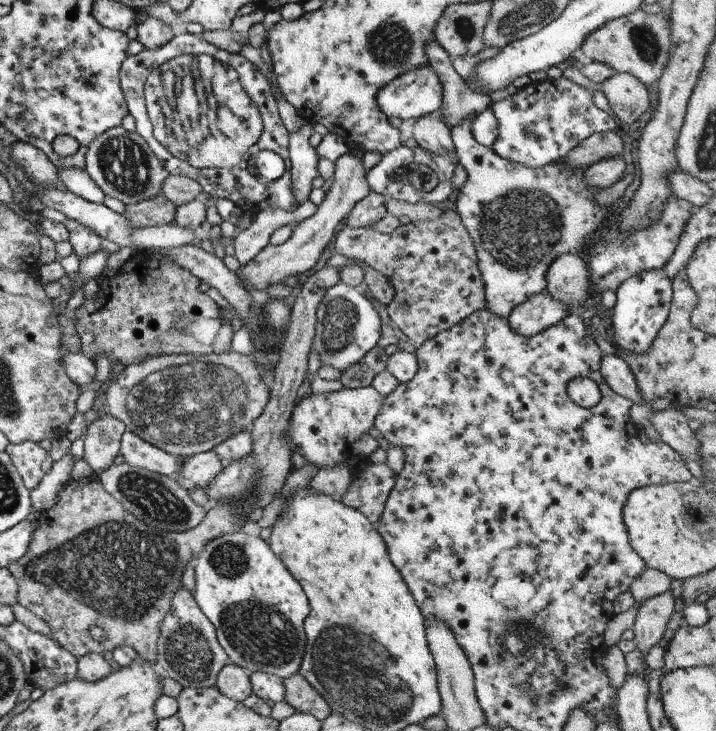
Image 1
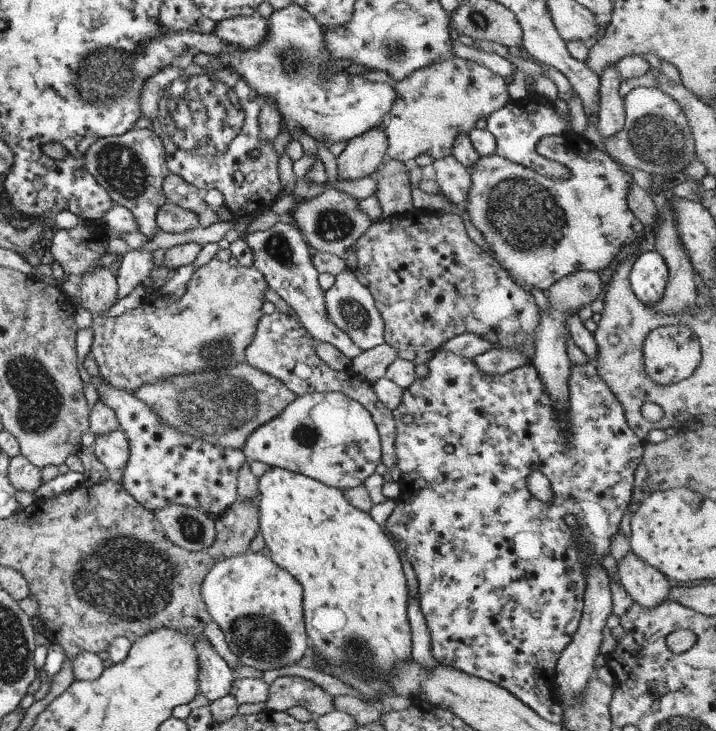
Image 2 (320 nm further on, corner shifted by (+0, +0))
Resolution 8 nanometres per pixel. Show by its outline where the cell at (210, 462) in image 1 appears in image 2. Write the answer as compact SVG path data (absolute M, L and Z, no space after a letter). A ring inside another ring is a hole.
M93 377L89 382L97 392L99 402L111 408L116 415L119 429L127 436L129 458L121 470L120 484L138 504L149 511L165 508L169 504L179 504L199 510L211 518L219 517L235 500L236 479L243 462L246 462L240 449L221 448L189 434L175 432L175 428L160 422L159 418L149 412L149 408L134 398L128 387L105 382L103 378Z

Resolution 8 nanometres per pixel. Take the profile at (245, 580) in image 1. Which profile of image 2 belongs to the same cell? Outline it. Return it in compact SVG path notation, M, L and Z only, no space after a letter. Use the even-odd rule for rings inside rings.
M246 551L244 554L217 560L203 578L200 596L210 621L219 626L229 650L237 656L240 665L259 672L291 666L301 659L309 646L302 614L301 586L261 552Z

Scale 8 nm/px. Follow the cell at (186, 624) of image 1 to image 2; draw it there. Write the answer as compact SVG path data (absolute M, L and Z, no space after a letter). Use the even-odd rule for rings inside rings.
M203 634L195 639L197 656L197 690L208 701L215 701L229 695L231 682L235 679L233 670L209 644Z

